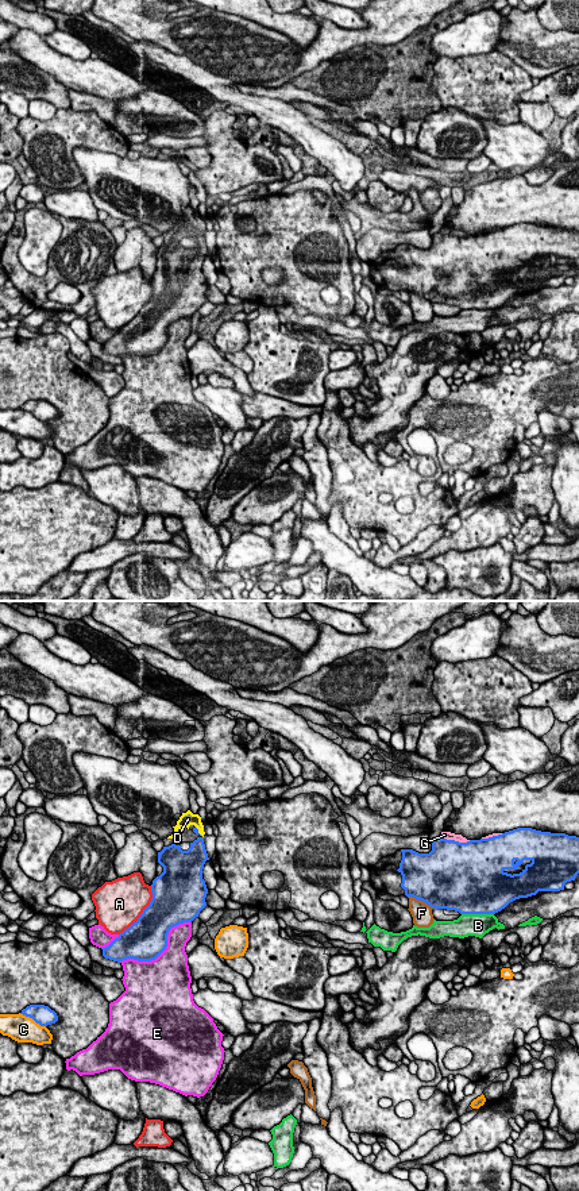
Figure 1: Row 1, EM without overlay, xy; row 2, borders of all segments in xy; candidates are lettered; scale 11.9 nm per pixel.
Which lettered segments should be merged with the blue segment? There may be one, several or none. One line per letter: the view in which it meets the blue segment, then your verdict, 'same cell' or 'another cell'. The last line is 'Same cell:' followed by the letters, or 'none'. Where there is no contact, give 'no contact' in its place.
A: xy | another cell
B: xy | another cell
C: xy | another cell
D: xy | same cell
E: xy | another cell
F: xy | another cell
G: xy | another cell
Same cell: D

